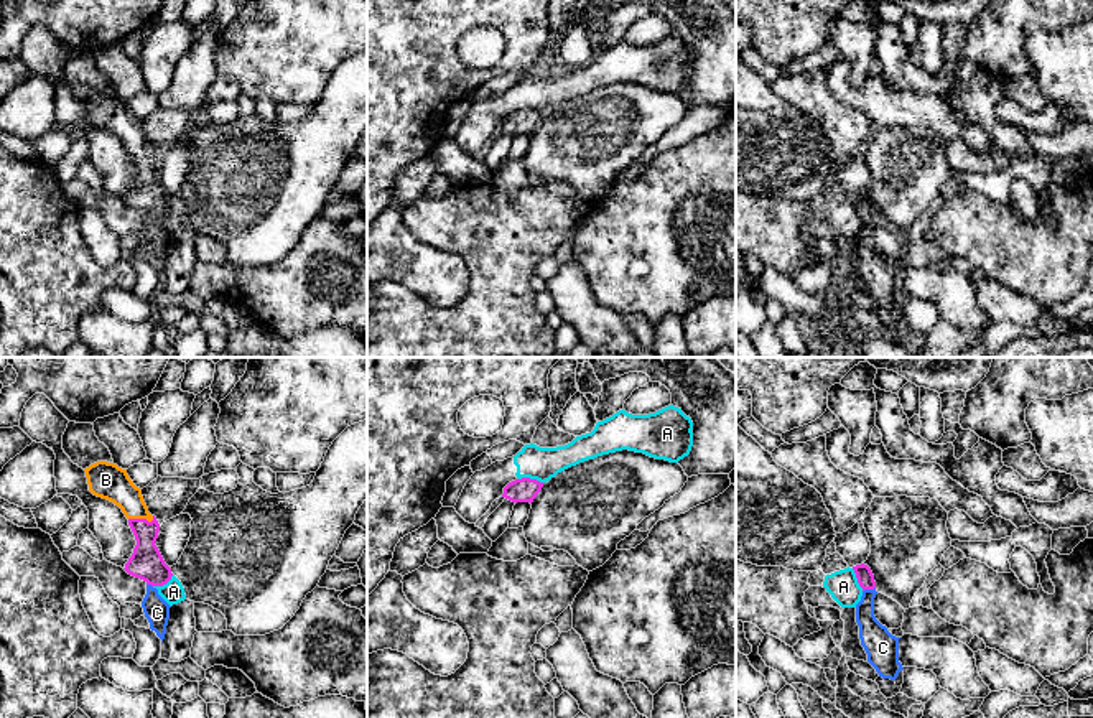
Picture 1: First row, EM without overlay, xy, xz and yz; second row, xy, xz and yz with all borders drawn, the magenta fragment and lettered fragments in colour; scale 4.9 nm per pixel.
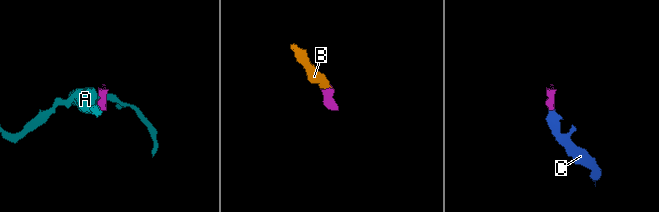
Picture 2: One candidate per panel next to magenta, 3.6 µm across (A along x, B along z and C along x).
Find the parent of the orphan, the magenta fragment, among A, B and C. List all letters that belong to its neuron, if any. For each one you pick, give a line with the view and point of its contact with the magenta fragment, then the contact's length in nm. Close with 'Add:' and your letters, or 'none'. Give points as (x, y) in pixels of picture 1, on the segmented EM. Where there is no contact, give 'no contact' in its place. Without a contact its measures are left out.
B: xy (142, 519) | 130 nm
C: yz (868, 588) | 70 nm
Add: B, C

